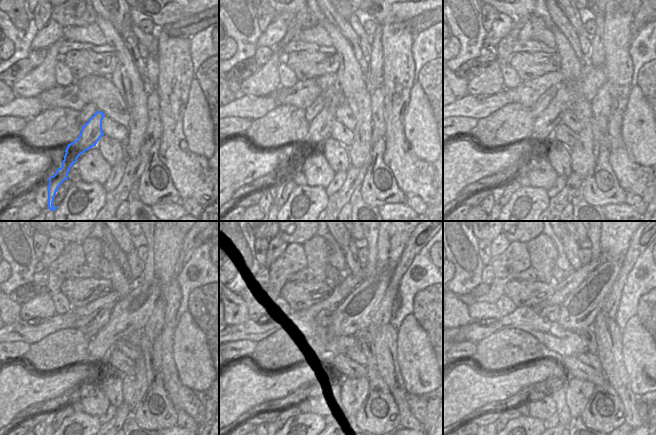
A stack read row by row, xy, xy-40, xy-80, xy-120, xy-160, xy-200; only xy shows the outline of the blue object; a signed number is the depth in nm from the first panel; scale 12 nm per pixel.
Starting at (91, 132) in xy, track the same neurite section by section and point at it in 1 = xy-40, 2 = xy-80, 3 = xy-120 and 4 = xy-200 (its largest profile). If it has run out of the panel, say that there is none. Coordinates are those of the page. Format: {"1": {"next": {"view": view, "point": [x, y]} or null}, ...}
{"1": {"next": {"view": "xy-40", "point": [320, 127]}}, "2": {"next": {"view": "xy-80", "point": [591, 78]}}, "3": {"next": {"view": "xy-120", "point": [131, 313]}}, "4": {"next": {"view": "xy-200", "point": [578, 312]}}}

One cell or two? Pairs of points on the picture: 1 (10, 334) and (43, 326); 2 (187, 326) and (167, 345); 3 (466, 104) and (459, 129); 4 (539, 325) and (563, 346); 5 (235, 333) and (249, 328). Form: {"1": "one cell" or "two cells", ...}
{"1": "one cell", "2": "two cells", "3": "two cells", "4": "one cell", "5": "one cell"}

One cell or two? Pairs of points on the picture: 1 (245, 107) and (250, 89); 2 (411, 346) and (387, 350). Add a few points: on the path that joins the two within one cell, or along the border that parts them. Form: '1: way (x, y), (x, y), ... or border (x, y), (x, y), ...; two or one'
1: border (241, 94), (268, 95); two
2: border (396, 330), (396, 359), (401, 371); two

